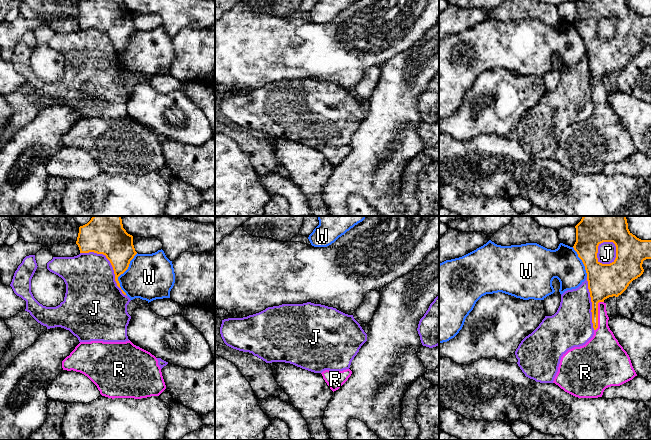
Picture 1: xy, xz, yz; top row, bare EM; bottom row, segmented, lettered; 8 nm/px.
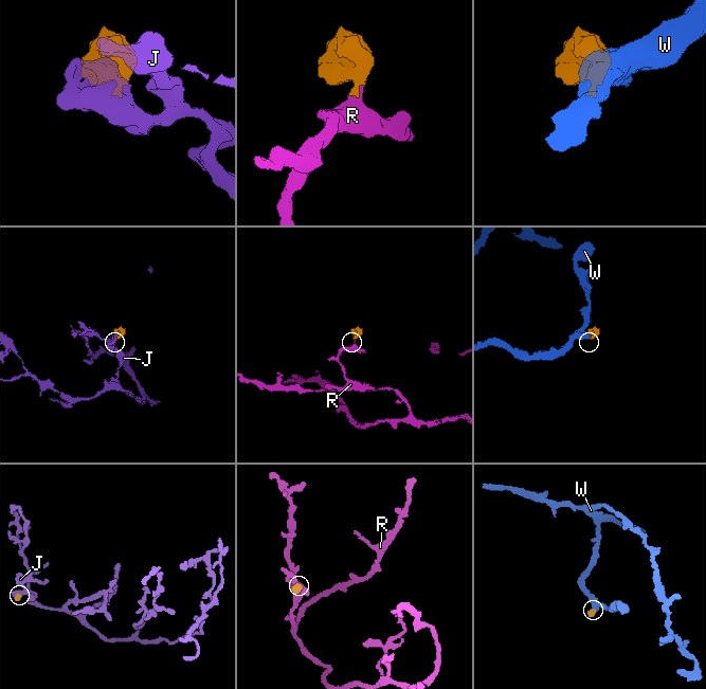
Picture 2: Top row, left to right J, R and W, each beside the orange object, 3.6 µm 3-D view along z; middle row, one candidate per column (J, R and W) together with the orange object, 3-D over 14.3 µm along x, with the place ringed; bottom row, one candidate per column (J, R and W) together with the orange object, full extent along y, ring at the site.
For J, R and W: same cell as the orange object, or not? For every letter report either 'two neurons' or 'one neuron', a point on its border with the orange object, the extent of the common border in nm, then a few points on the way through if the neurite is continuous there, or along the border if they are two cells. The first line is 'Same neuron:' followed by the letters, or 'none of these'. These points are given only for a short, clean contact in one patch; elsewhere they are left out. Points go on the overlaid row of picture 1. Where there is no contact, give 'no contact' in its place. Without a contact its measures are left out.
Same neuron: R
J: two neurons | xy (111, 264) | 500 nm
R: one neuron | yz (597, 314) | 260 nm | across yz (602, 284), (598, 293), (597, 314), (600, 318), (603, 344)
W: two neurons | xy (121, 273) | 360 nm | along xy (137, 253), (118, 277), (119, 286), (126, 295)

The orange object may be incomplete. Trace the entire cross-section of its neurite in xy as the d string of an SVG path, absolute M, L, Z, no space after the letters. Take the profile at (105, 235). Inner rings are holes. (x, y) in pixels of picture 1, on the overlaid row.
M93 216L87 224L79 227L76 244L80 253L105 255L121 289L118 277L128 269L130 261L137 254L133 236L123 228L121 216Z

